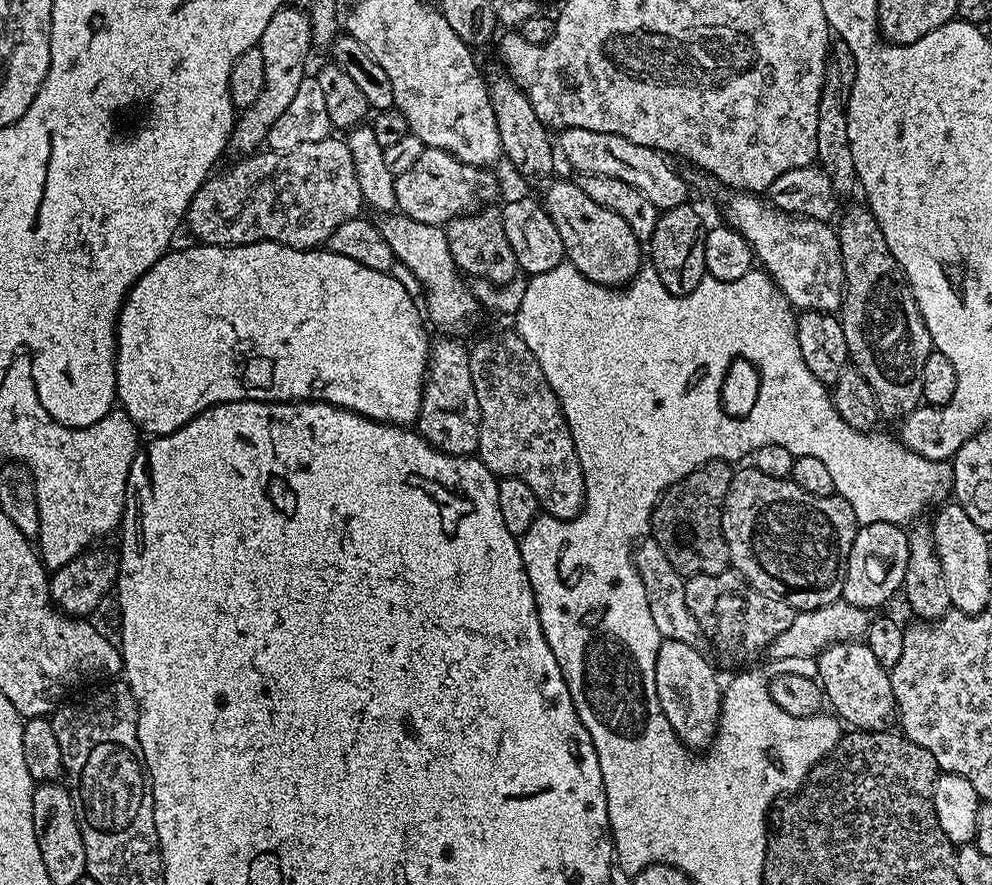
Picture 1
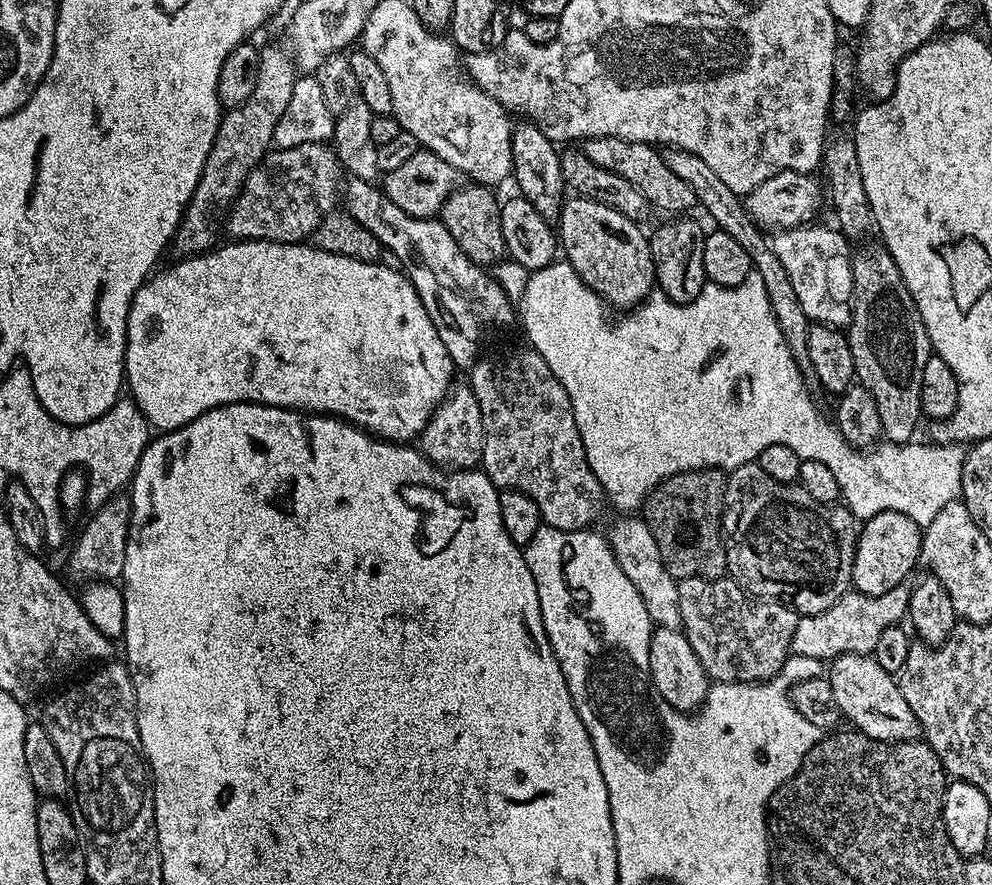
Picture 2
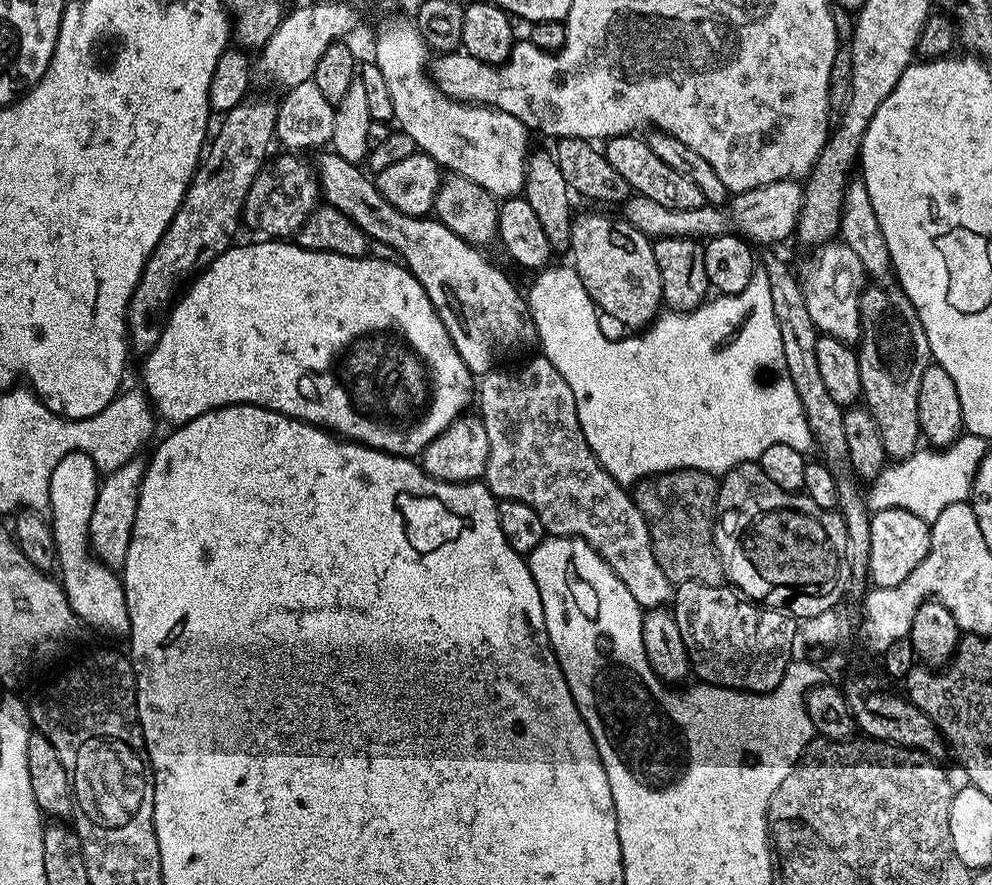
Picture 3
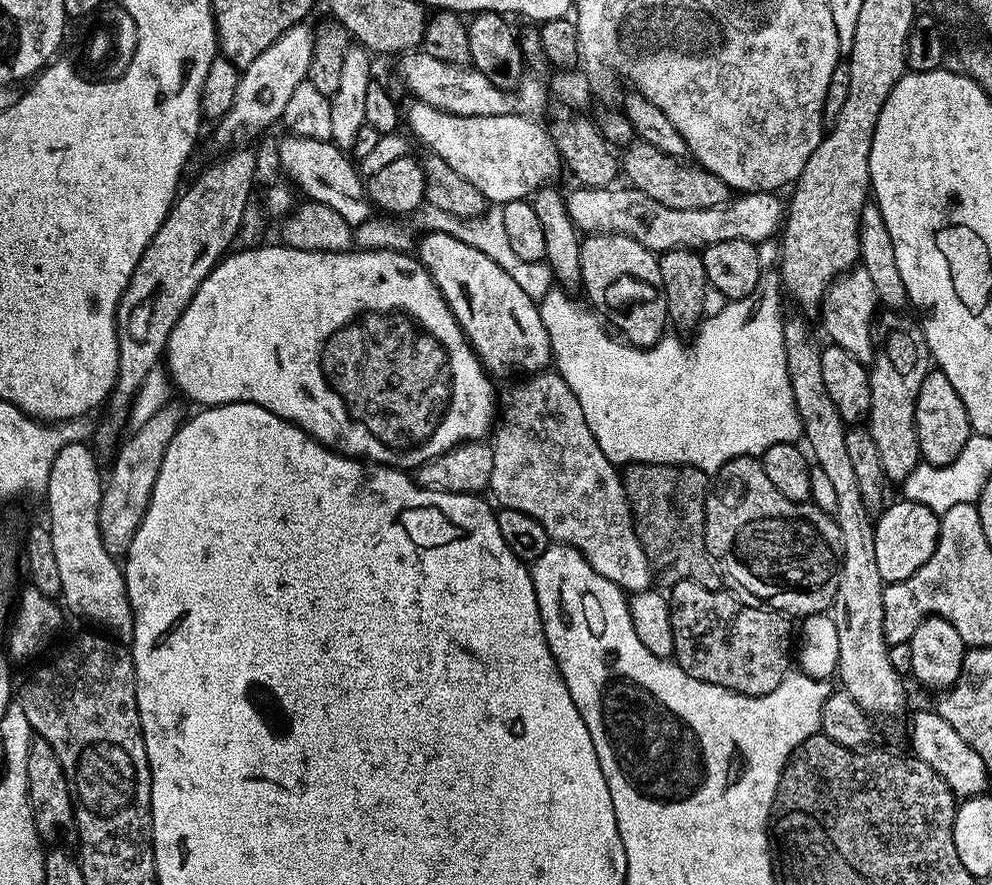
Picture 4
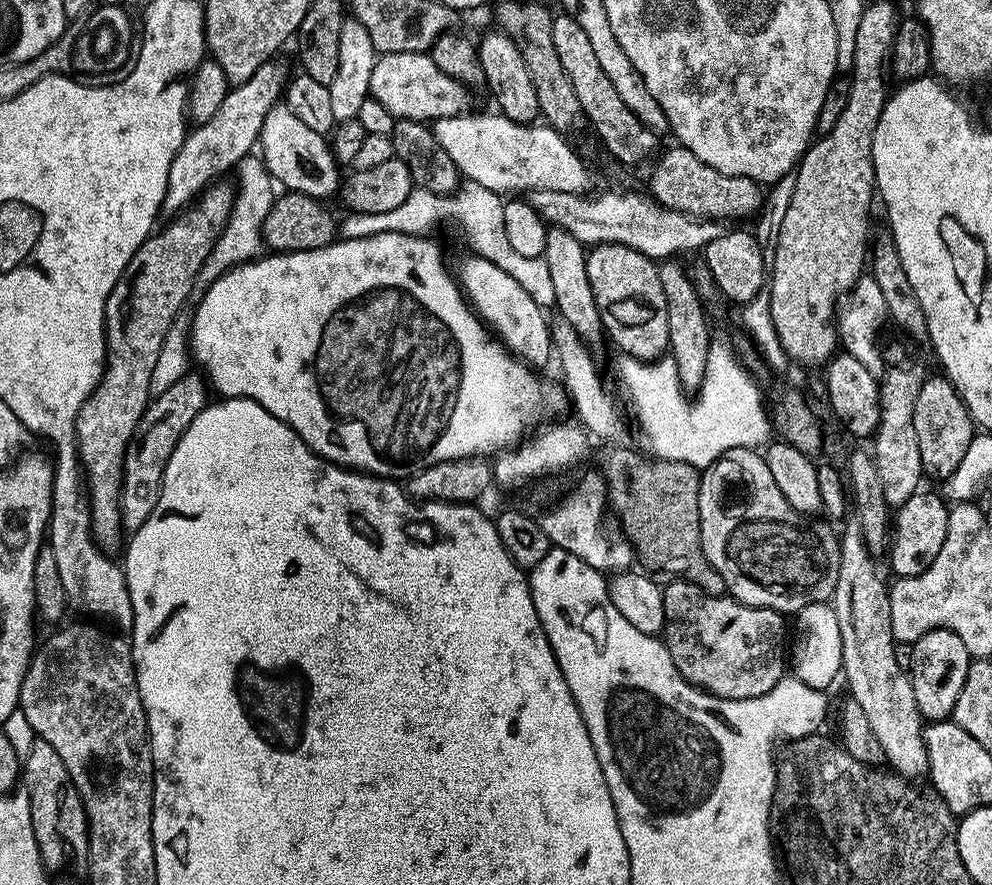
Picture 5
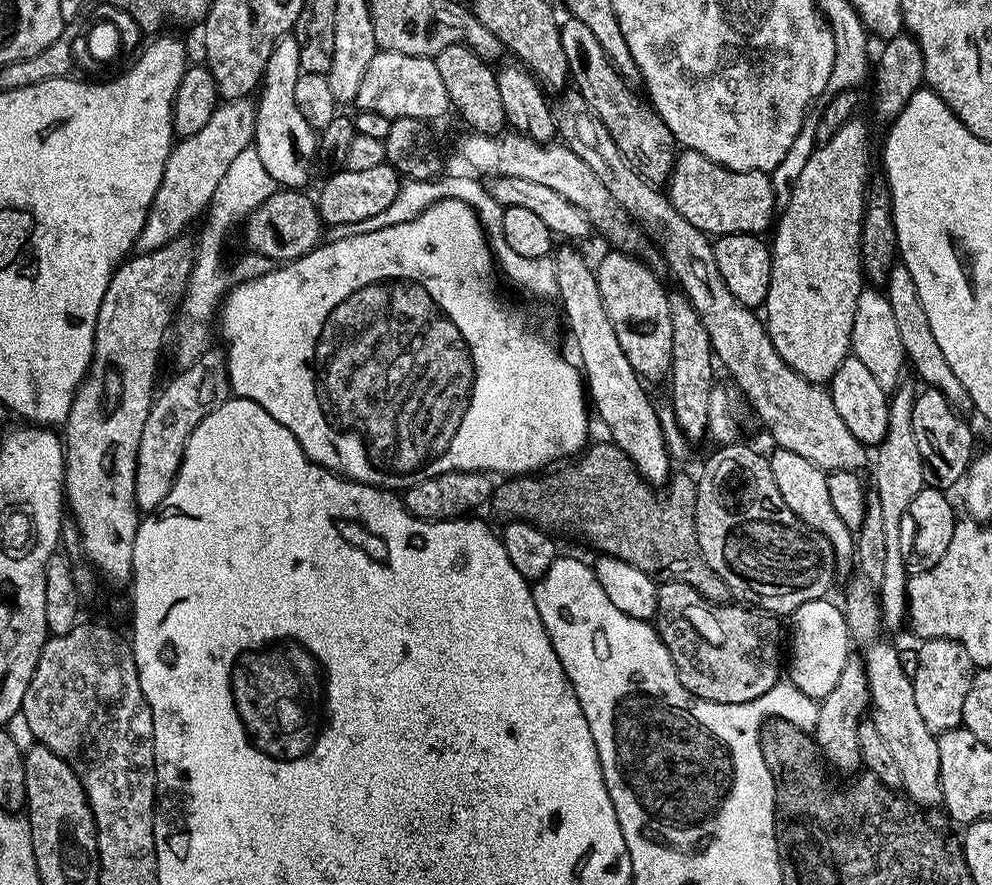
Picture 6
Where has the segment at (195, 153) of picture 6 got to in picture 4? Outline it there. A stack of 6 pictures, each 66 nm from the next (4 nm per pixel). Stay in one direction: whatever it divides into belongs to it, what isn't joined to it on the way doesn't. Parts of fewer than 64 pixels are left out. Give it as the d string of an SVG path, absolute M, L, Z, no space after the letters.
M307 23L296 24L283 32L274 43L266 46L250 66L243 69L238 82L238 91L234 94L234 102L230 110L215 125L216 140L220 144L228 144L235 136L248 136L251 132L260 132L272 123L279 121L286 110L286 102L294 95L294 90L305 83L310 70L312 57L313 29Z

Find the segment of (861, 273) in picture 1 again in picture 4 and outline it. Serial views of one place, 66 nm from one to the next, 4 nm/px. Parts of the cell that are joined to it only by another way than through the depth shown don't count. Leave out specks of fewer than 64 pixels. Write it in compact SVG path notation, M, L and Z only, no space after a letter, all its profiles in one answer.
M884 310L875 317L872 337L872 359L868 368L870 382L870 410L866 427L878 446L878 458L882 458L882 470L889 481L902 482L922 463L918 434L916 433L916 403L918 390L922 390L922 378L930 371L930 353L923 327L903 311Z

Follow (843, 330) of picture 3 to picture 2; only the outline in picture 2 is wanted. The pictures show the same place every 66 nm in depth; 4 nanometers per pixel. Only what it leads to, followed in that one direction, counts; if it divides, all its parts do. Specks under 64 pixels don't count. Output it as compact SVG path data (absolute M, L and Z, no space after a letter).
M813 222L798 228L781 228L771 237L770 243L774 254L778 256L778 262L782 262L782 270L786 270L794 286L794 295L802 305L802 314L806 314L809 321L847 329L852 317L852 252L848 248L849 238L835 227L823 228L820 222Z

